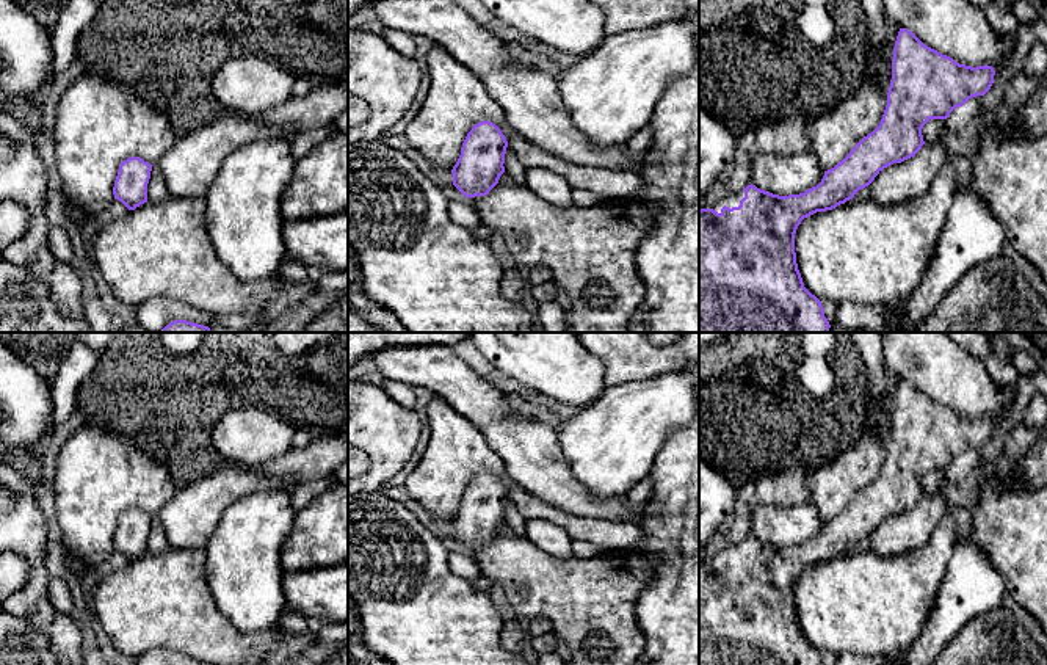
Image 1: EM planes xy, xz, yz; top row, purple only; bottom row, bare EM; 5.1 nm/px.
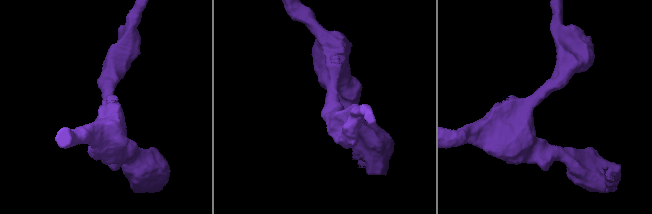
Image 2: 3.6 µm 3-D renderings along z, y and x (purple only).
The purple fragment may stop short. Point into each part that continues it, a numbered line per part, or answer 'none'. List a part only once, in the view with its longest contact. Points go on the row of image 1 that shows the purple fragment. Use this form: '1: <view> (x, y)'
1: yz (732, 199)

